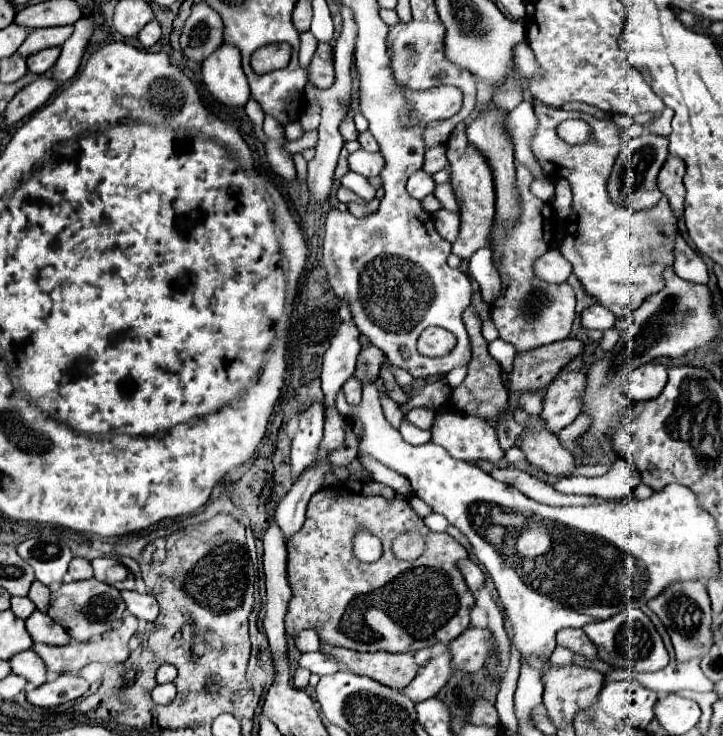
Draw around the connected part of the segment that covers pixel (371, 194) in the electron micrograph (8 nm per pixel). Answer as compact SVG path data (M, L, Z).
M347 172L341 180L341 186L353 190L357 196L361 196L363 200L373 200L375 198L375 190L367 184L367 178L361 176L361 174L355 174L355 172Z

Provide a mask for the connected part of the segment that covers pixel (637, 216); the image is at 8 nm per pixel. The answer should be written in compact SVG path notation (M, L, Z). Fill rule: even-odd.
M545 104L535 106L535 114L539 118L539 126L531 140L531 150L537 162L541 164L543 172L549 176L549 170L551 170L555 178L565 178L573 192L573 214L571 214L571 224L567 228L567 236L561 244L561 254L573 264L573 274L579 278L579 282L583 284L589 296L593 296L601 306L607 306L607 310L613 310L617 318L627 318L645 302L645 298L649 298L651 294L663 288L663 282L665 282L663 270L667 266L673 268L675 264L673 254L675 254L675 238L679 236L679 228L677 228L677 218L673 214L673 208L665 196L661 198L659 204L647 210L627 210L625 206L615 206L615 202L611 202L611 196L607 194L607 178L611 174L611 168L615 164L619 150L623 148L623 138L621 138L623 130L617 126L613 118L599 120L583 112L565 112L561 108L551 108ZM567 118L583 118L587 124L591 124L593 128L591 142L581 146L571 146L563 142L557 136L555 128L561 120L567 120ZM661 220L667 220L667 232L661 226Z

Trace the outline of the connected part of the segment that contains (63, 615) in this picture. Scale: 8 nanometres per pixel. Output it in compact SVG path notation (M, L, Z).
M91 578L91 580L61 584L57 590L53 590L51 608L47 614L57 624L61 624L73 640L89 640L97 634L107 632L111 628L111 622L119 620L123 616L123 612L125 612L125 602L123 602L119 590Z

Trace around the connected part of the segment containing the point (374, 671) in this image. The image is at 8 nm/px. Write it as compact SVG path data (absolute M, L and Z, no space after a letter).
M323 644L323 650L345 662L353 674L369 676L379 684L385 684L395 690L403 690L417 676L419 670L411 652L355 652L347 648L333 648L329 644Z

